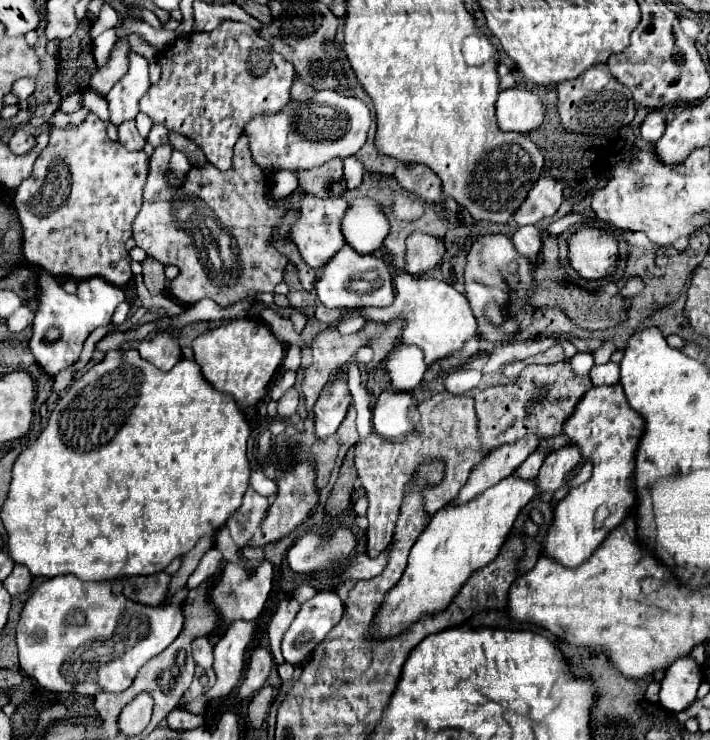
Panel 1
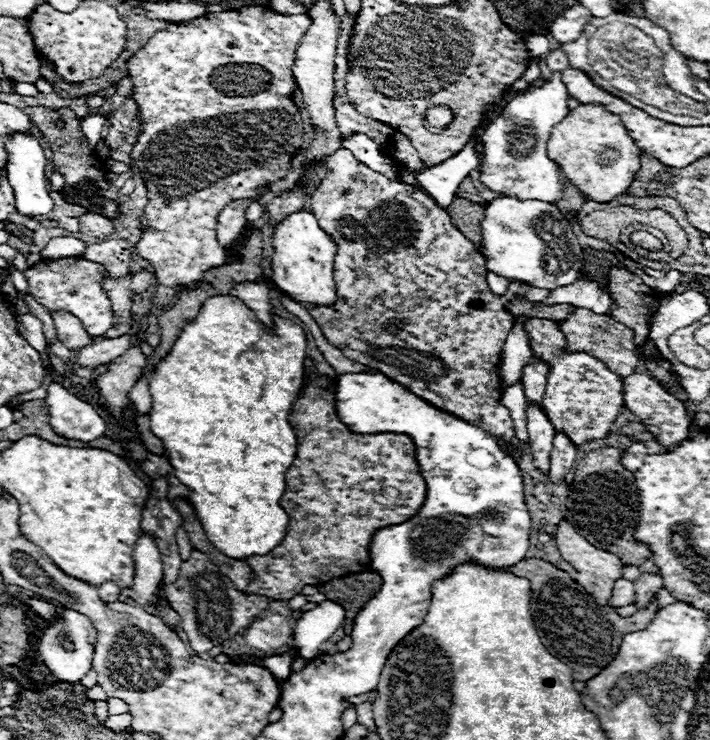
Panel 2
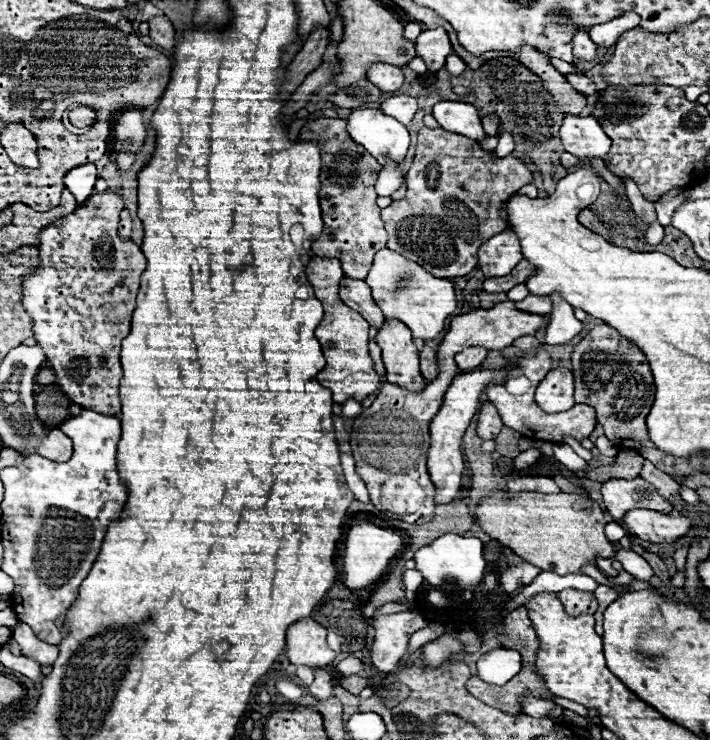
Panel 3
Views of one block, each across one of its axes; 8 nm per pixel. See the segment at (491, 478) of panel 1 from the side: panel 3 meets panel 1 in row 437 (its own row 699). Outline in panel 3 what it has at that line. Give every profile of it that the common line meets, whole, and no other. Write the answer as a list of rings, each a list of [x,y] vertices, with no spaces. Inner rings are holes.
[[[526,696],[526,700],[522,700],[522,710],[528,716],[534,718],[550,718],[550,712],[556,708],[556,702],[552,700],[538,700],[532,696]]]

